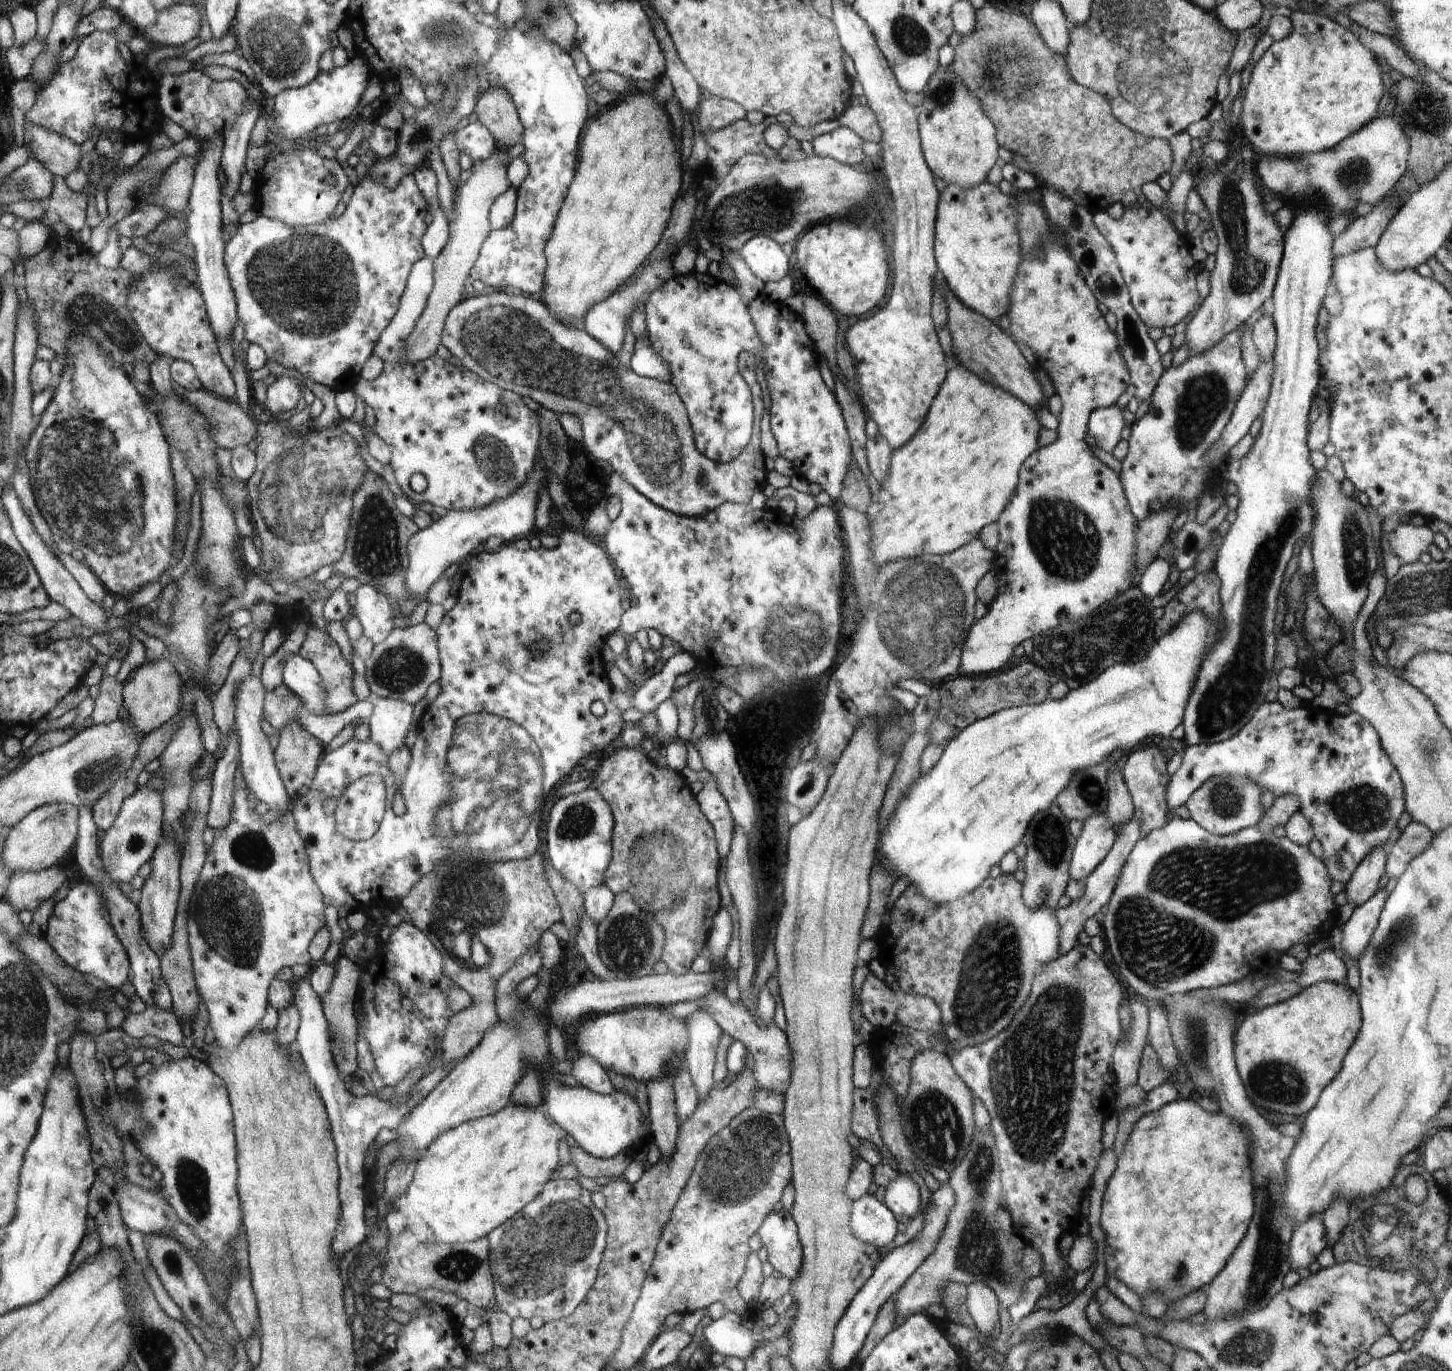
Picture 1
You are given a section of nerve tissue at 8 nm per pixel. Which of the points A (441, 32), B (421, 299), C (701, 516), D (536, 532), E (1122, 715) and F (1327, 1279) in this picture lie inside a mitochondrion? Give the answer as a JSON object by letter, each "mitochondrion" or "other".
{"A":"mitochondrion","B":"other","C":"other","D":"other","E":"other","F":"other"}

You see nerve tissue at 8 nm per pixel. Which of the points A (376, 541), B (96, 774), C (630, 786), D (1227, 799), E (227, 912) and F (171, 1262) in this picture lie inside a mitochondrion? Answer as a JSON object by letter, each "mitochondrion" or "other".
{"A":"mitochondrion","B":"mitochondrion","C":"other","D":"mitochondrion","E":"mitochondrion","F":"mitochondrion"}

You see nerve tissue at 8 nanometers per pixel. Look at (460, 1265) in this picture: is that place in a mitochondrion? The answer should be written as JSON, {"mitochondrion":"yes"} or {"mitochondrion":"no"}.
{"mitochondrion":"yes"}

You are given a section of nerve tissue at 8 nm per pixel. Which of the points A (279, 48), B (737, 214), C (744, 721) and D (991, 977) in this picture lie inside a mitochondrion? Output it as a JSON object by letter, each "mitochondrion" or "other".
{"A":"mitochondrion","B":"mitochondrion","C":"other","D":"mitochondrion"}

